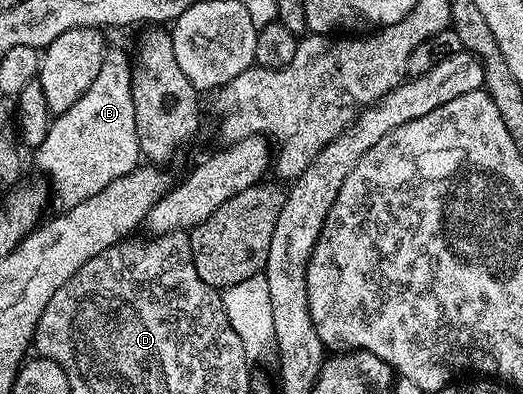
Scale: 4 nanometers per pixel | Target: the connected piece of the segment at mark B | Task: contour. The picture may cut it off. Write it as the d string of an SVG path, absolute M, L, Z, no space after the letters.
M109 47L102 58L102 66L98 69L98 78L90 82L90 90L58 117L55 117L42 141L42 146L34 149L36 164L45 172L53 197L61 200L64 208L73 208L78 202L85 201L98 190L110 186L123 176L129 176L141 163L138 130L134 126L134 98L132 97L132 70L134 64L120 48Z

